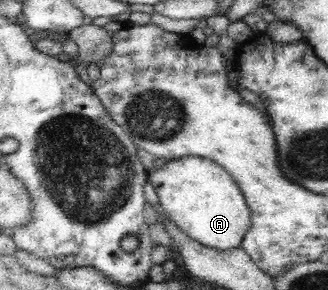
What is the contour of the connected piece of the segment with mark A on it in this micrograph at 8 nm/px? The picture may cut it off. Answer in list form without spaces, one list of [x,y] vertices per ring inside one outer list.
[[[188,156],[170,160],[160,168],[153,168],[148,174],[150,178],[147,178],[147,181],[150,181],[150,185],[156,190],[163,210],[181,232],[208,249],[226,251],[241,247],[251,225],[251,212],[238,183],[234,182],[225,168],[208,159]]]

